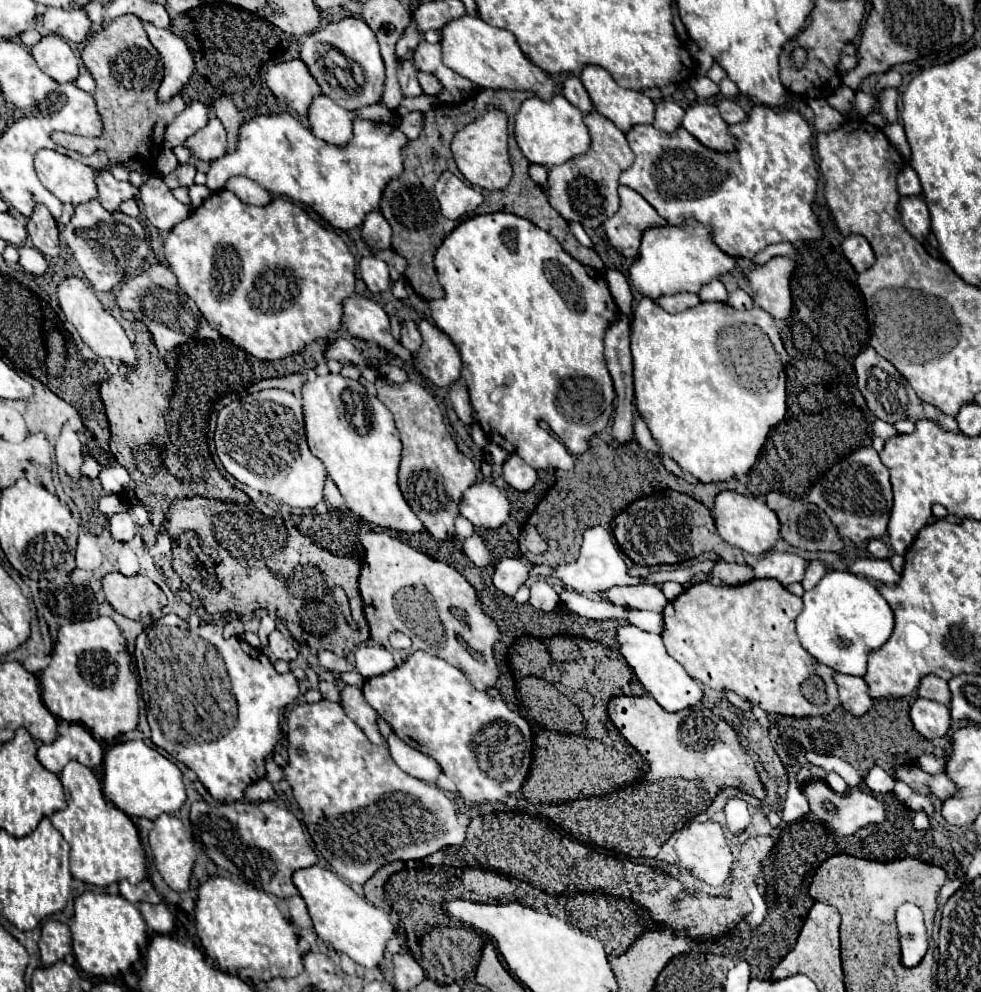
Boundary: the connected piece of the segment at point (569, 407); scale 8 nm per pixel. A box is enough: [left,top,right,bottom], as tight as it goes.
[429,213,617,471]

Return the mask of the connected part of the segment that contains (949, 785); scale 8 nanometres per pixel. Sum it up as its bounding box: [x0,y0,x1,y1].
[895,767,957,801]

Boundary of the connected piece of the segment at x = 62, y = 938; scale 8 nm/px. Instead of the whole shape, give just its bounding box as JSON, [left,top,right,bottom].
[41,921,71,967]

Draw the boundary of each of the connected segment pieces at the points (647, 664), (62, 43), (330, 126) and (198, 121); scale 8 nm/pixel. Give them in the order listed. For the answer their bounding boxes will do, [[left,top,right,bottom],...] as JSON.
[[617,625,705,713],[31,33,79,83],[307,95,353,147],[163,101,209,148]]

